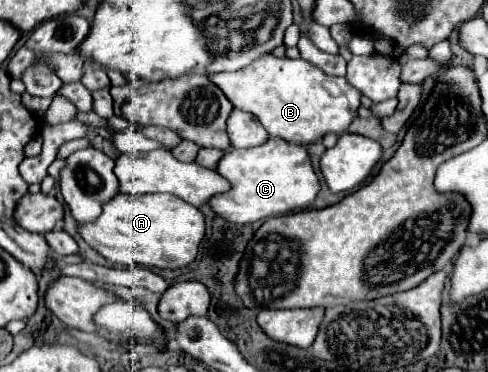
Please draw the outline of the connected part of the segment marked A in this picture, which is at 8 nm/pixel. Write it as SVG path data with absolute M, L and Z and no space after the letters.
M117 193L113 199L103 203L103 213L93 223L77 225L77 231L89 247L111 263L181 269L197 257L199 243L205 235L205 219L197 207L171 193Z

